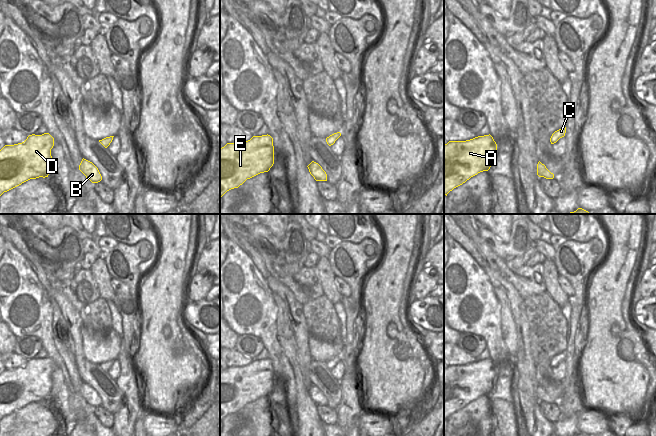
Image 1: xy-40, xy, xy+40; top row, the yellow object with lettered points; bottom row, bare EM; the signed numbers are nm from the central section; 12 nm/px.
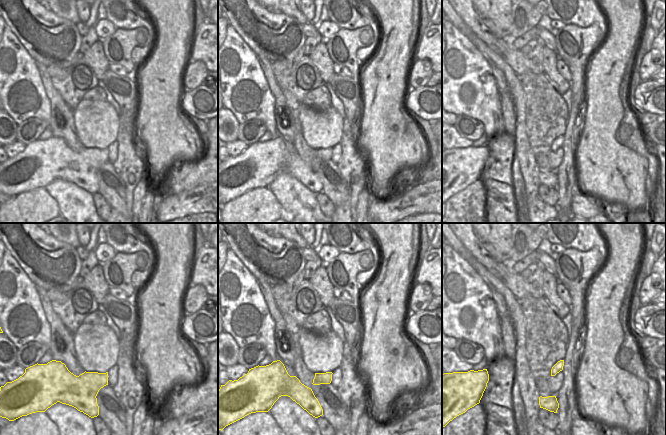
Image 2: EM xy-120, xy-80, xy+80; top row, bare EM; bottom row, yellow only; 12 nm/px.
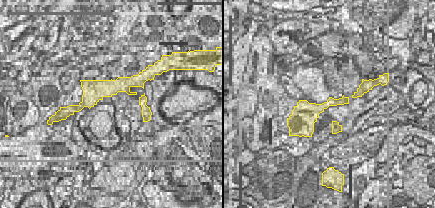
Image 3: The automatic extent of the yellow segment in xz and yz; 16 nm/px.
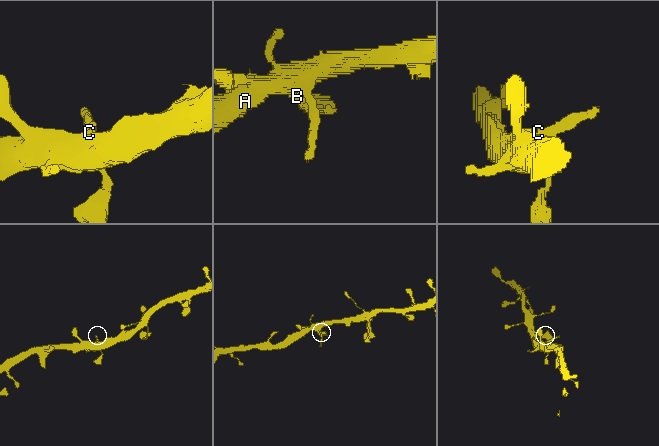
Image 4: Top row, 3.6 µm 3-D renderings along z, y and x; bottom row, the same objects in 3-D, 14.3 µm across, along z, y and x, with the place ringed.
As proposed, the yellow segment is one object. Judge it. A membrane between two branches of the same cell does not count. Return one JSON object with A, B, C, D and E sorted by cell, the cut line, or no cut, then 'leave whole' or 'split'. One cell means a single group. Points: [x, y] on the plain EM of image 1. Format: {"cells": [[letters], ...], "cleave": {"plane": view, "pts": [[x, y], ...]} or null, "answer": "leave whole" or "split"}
{"cells": [["A", "B", "C", "D", "E"]], "cleave": null, "answer": "leave whole"}

